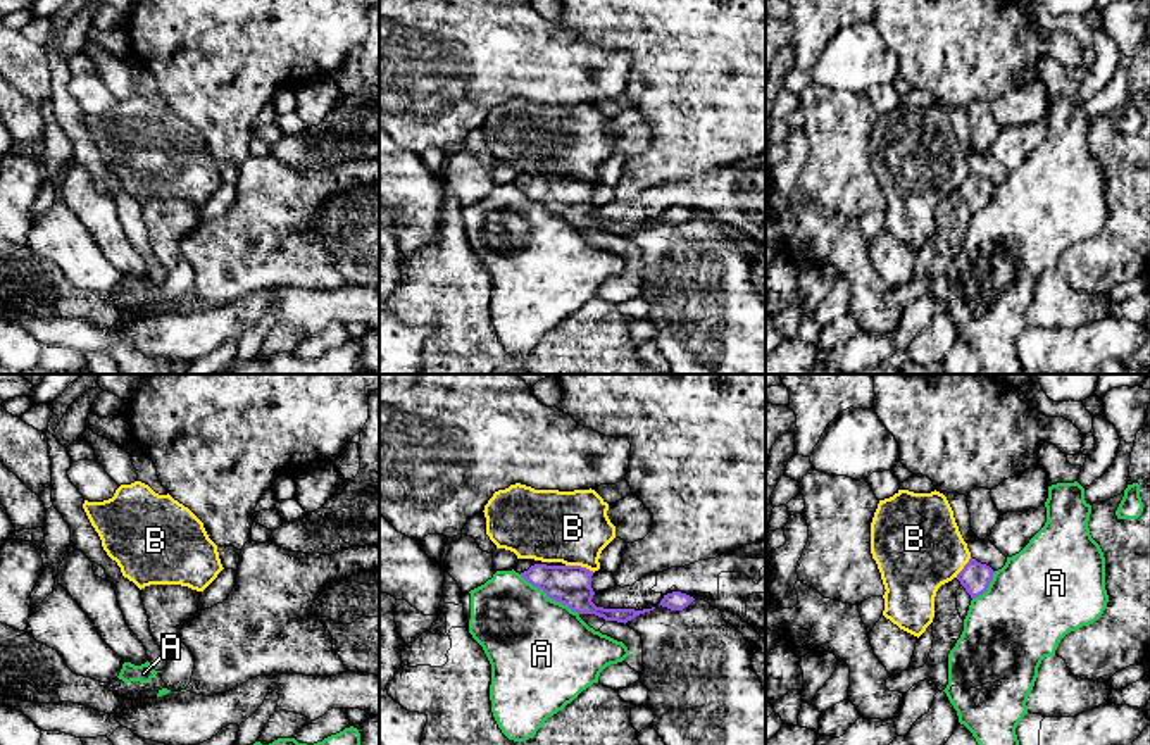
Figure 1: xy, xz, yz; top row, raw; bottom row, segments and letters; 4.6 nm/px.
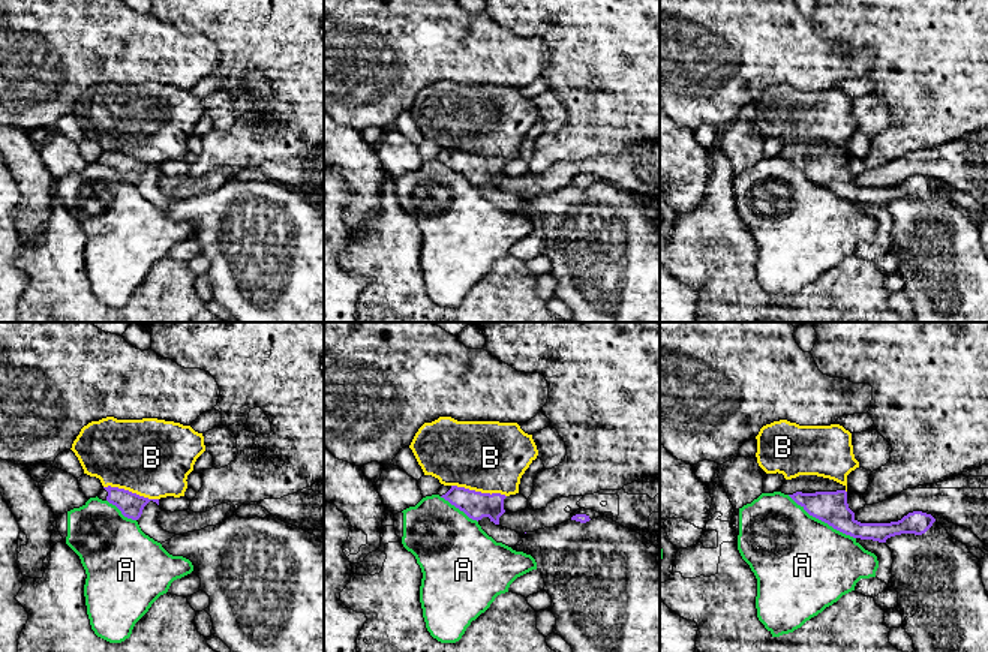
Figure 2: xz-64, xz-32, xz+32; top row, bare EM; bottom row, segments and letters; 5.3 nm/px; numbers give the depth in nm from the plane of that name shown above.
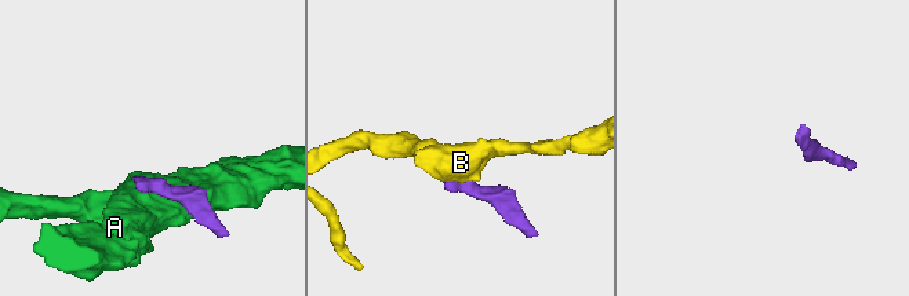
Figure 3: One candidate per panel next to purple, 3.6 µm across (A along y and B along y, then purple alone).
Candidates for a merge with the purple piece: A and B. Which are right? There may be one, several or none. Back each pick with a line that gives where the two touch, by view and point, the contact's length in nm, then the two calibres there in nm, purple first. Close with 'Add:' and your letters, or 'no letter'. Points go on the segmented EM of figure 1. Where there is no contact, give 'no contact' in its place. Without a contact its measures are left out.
Add: no letter

